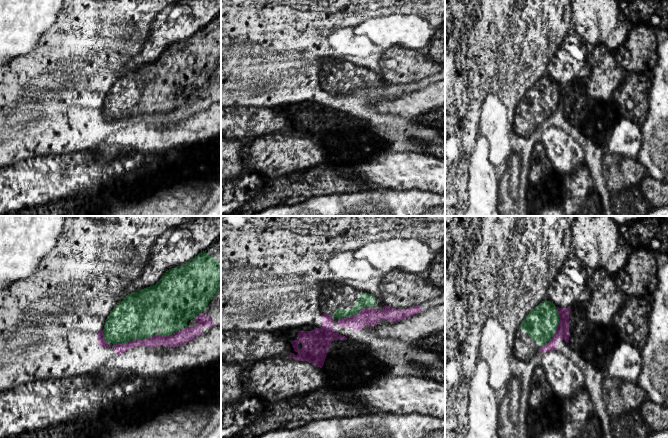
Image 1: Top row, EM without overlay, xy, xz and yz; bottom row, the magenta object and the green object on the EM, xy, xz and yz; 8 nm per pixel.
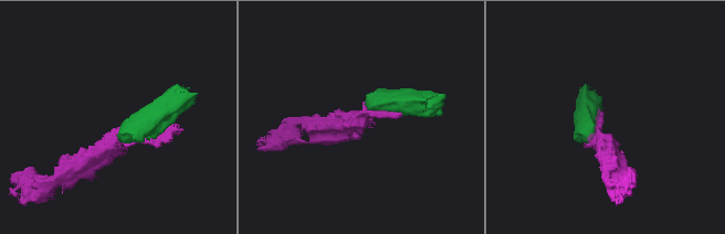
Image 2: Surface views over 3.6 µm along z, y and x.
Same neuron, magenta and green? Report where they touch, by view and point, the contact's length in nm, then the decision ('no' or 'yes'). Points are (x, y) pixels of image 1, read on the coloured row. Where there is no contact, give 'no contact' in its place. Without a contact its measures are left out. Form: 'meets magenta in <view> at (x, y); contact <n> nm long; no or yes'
meets magenta in xy at (149, 338); contact 600 nm long; no

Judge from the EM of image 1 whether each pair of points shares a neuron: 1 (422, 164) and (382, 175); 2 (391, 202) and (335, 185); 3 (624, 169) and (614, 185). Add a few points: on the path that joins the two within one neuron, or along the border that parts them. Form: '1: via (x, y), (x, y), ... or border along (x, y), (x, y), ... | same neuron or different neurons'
1: via (412, 170), (392, 170) | same neuron
2: border along (375, 187), (369, 190), (333, 194) | different neurons
3: via (621, 173), (616, 181) | same neuron

